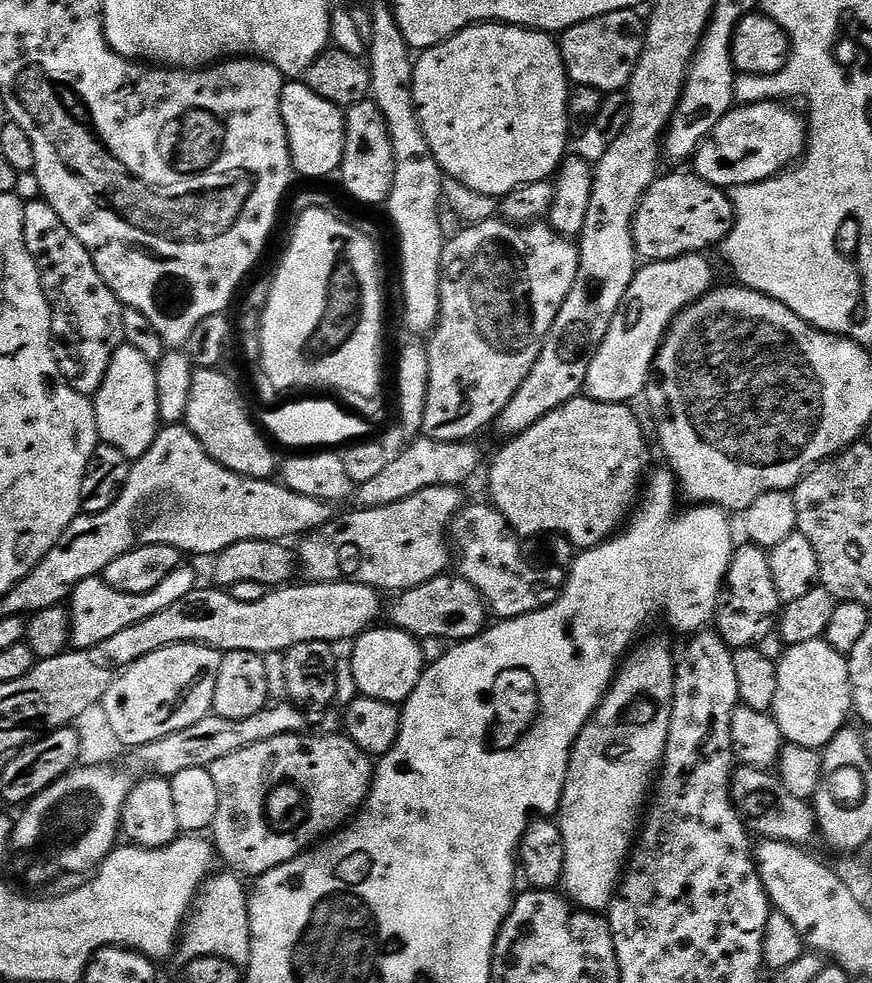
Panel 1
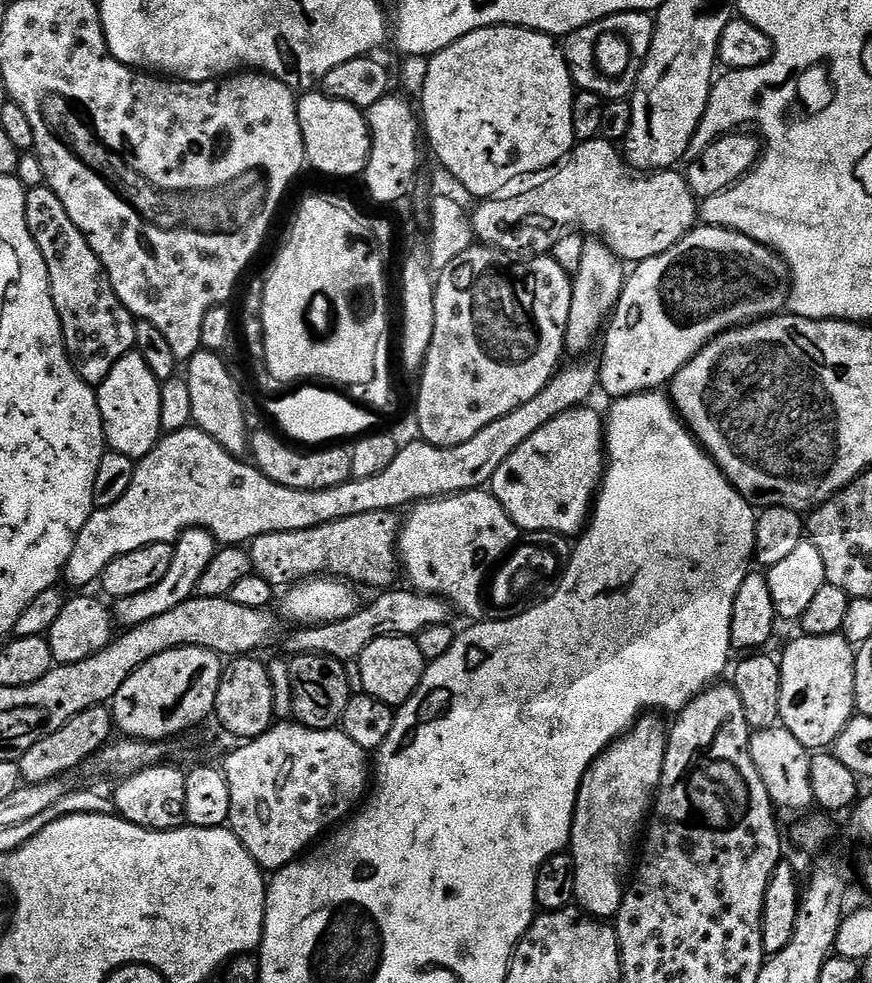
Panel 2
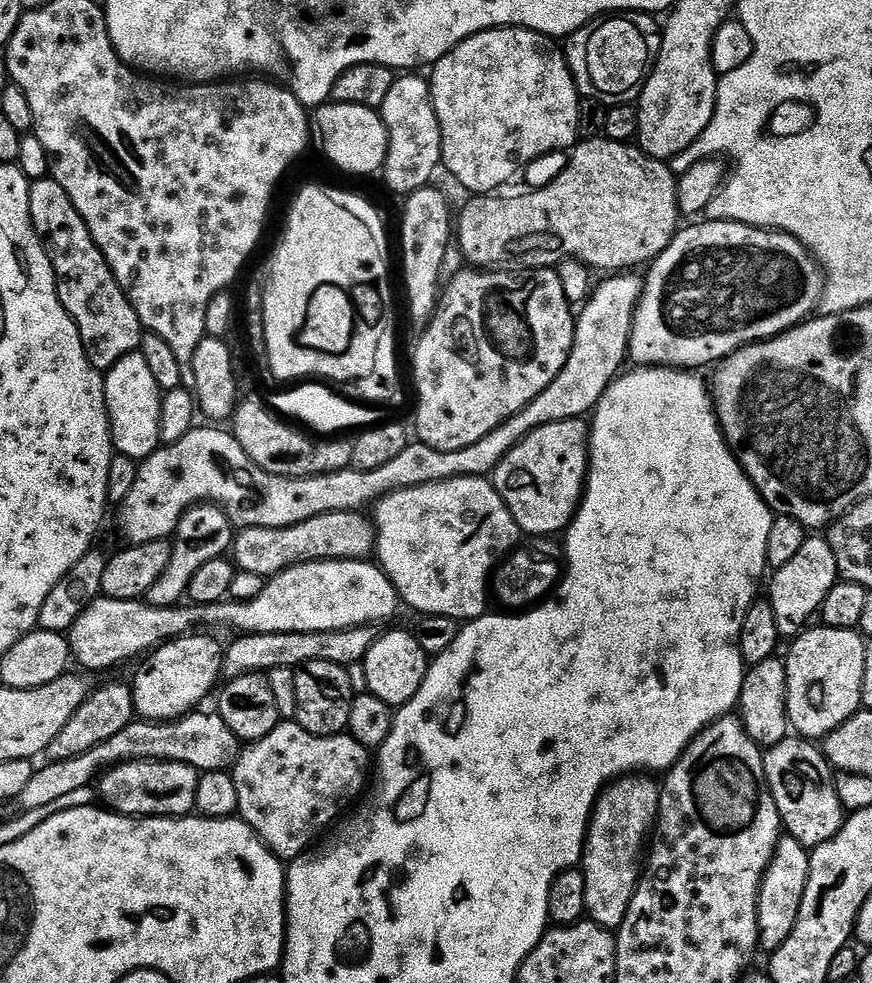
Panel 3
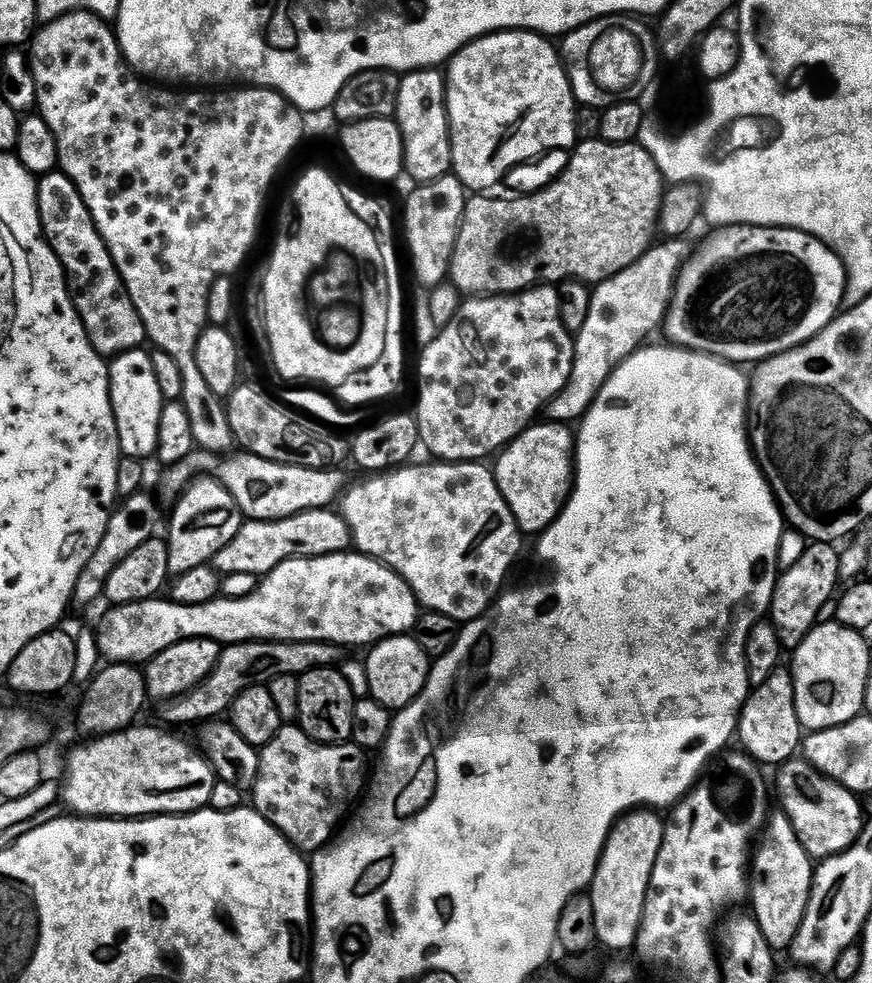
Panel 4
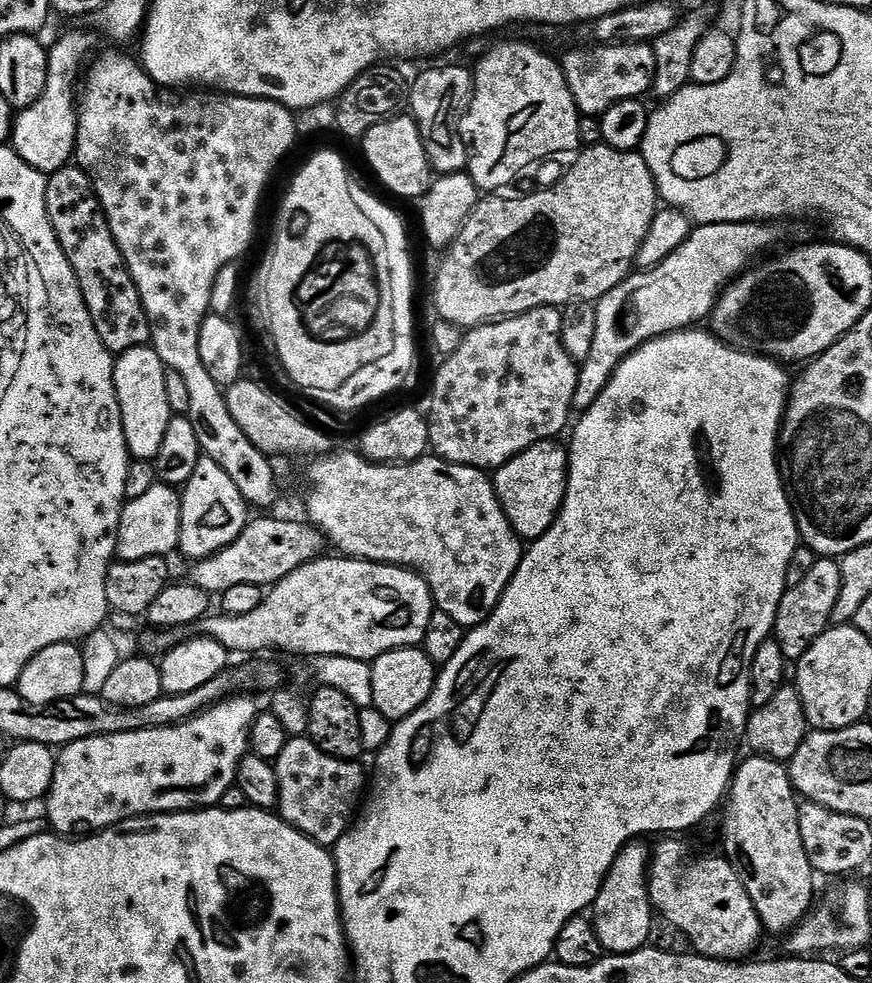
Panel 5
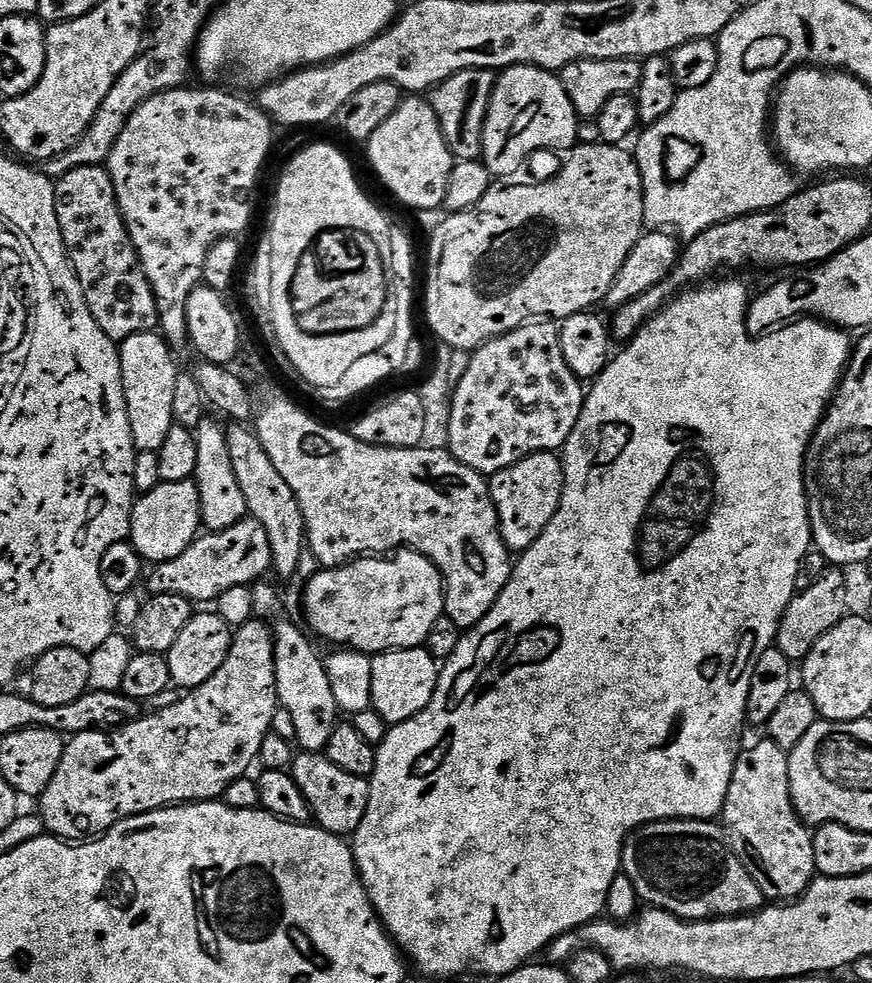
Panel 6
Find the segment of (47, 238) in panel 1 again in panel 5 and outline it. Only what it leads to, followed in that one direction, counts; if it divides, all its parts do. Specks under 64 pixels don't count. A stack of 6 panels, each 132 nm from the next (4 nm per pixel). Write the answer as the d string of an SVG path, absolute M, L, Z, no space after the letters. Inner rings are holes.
M79 166L60 168L51 173L48 176L46 206L48 217L54 226L54 234L78 278L82 298L90 310L90 318L94 318L94 330L98 330L98 338L102 338L102 342L114 354L145 347L152 338L150 322L146 318L138 286L134 278L130 278L130 270L126 266L122 250L118 250L118 242L114 242L114 234L110 230L108 219L104 217L104 207L92 185L92 179Z

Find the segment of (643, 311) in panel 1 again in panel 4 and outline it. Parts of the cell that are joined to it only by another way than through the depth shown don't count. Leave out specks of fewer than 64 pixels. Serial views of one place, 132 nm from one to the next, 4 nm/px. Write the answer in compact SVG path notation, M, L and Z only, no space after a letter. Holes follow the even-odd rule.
M721 227L683 265L667 327L680 331L679 347L755 365L817 336L840 315L848 295L848 269L840 254L793 228Z

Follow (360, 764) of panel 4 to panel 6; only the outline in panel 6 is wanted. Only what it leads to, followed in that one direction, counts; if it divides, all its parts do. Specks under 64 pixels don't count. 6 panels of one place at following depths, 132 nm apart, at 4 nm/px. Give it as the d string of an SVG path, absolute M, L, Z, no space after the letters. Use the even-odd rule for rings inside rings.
M301 751L293 759L290 771L298 790L302 790L310 806L312 820L319 827L341 838L348 838L356 833L366 814L370 798L369 781L365 777L346 774L342 766L334 766L334 762L330 762L327 755L319 751Z

